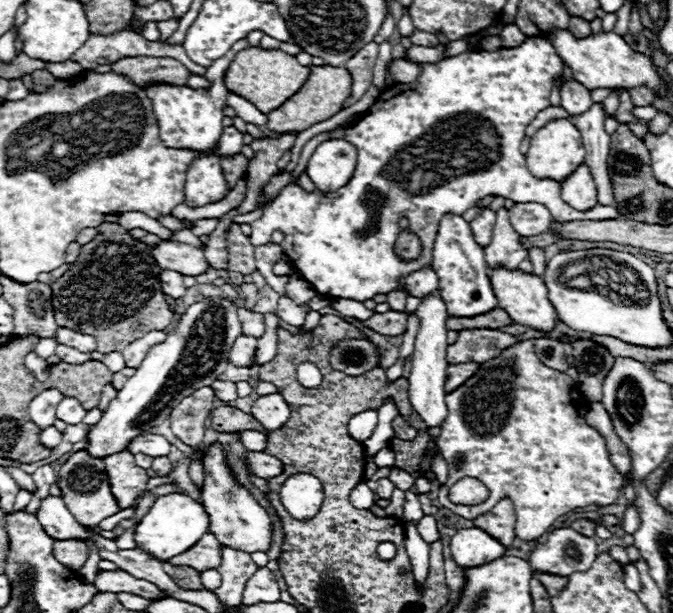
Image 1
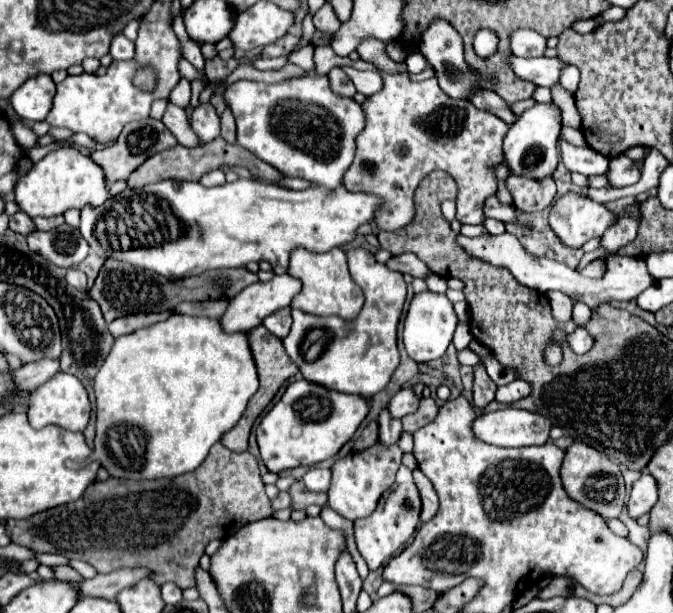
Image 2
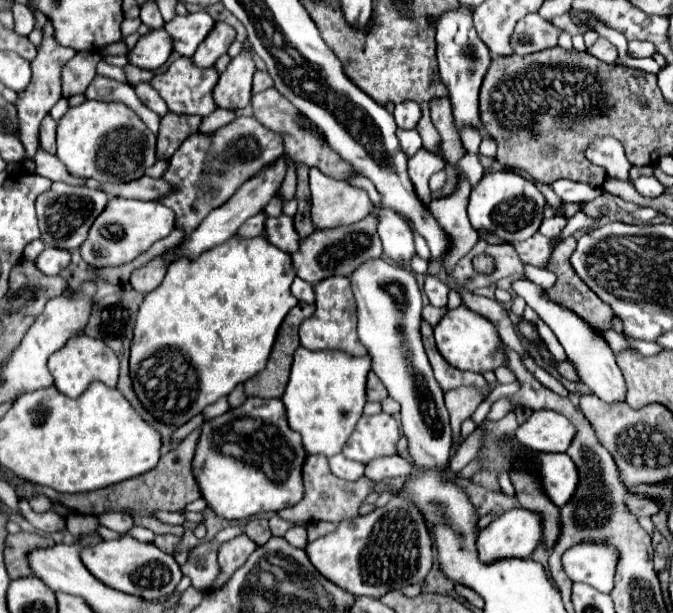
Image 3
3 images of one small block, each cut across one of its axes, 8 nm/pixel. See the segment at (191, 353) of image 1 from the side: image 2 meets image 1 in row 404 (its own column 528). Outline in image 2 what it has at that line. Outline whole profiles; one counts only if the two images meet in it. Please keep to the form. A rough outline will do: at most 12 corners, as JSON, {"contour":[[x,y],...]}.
{"contour":[[534,104],[504,138],[512,174],[544,178],[558,164],[560,108]]}

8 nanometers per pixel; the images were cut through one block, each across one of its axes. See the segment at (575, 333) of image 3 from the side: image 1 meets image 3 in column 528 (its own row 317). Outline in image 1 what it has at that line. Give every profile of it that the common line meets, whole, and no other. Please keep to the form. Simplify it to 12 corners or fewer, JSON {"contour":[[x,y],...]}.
{"contour":[[288,296],[278,302],[278,316],[302,326],[310,308],[298,306]]}

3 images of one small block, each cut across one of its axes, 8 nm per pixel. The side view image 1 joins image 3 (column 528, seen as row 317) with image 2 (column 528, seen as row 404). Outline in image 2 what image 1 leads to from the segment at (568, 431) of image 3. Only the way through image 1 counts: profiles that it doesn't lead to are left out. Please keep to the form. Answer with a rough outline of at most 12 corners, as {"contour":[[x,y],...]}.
{"contour":[[518,408],[478,416],[492,446],[542,446],[550,420]]}

